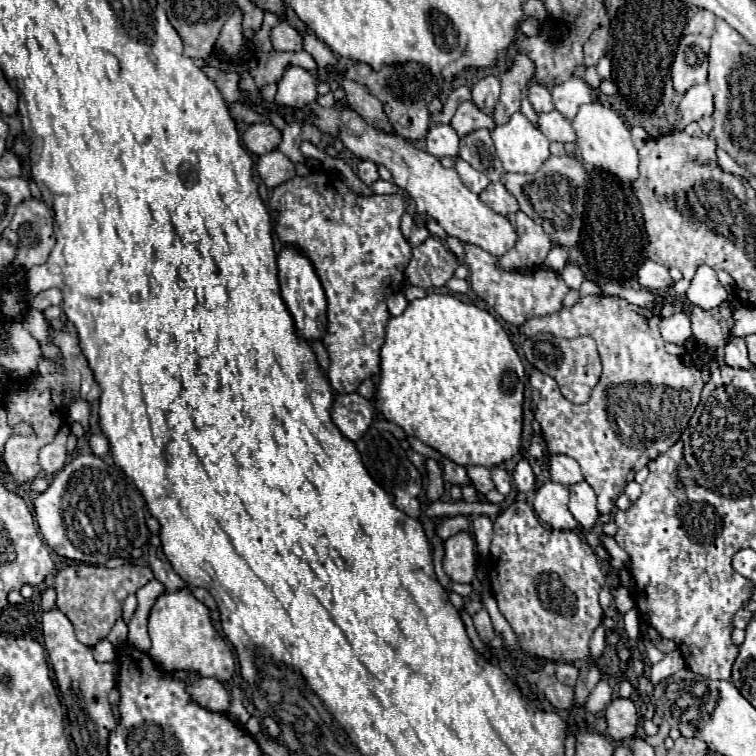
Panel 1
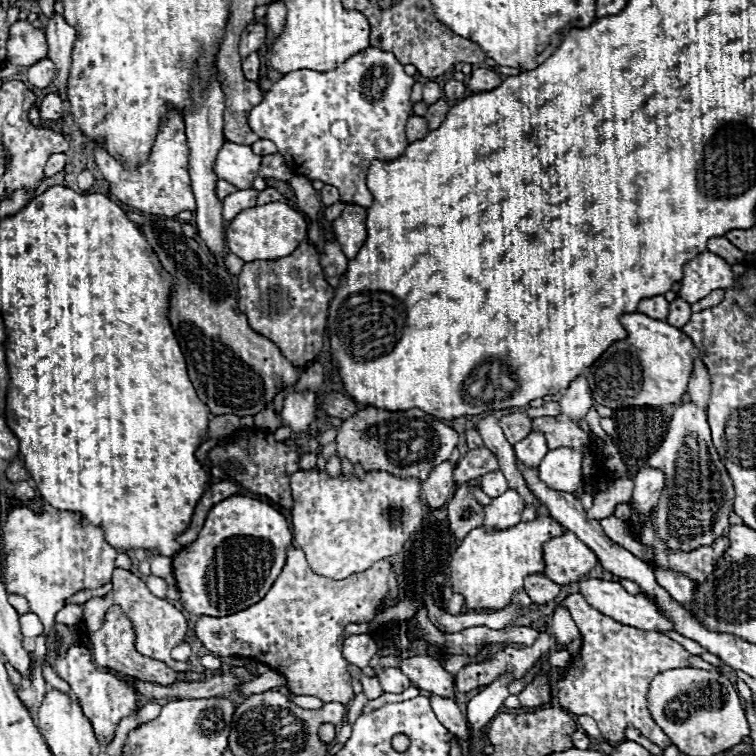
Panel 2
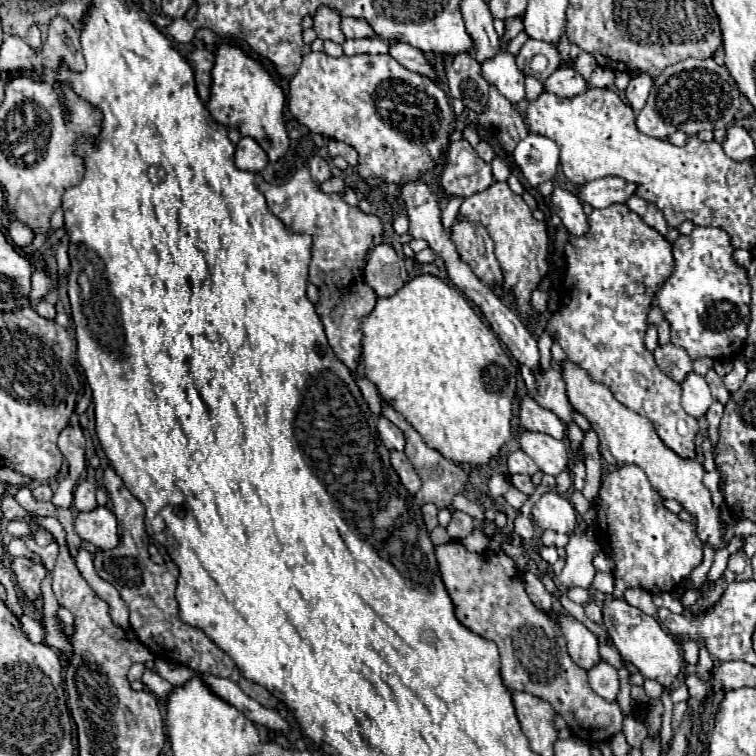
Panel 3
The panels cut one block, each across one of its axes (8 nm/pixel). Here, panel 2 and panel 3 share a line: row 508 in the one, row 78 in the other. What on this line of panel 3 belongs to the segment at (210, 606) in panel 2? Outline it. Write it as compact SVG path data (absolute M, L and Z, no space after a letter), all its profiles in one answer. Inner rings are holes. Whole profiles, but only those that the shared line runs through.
M220 42L216 46L212 88L206 108L218 124L238 130L240 136L254 138L264 148L270 162L282 158L290 146L290 138L284 124L284 112L282 112L284 104L286 104L286 96L282 86L274 80L274 76L266 70L266 66L260 60L252 58L232 42Z

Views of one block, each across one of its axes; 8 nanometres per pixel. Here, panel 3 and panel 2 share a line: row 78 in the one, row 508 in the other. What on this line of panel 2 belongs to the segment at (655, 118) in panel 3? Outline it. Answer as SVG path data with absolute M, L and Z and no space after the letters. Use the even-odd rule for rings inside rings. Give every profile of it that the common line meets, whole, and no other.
M684 402L682 406L676 408L676 412L672 414L668 432L664 442L660 444L660 448L646 460L646 464L642 464L642 468L656 468L664 472L666 484L662 490L662 496L656 504L654 510L654 524L656 524L656 534L658 538L662 538L662 542L670 548L670 550L680 550L680 552L690 552L696 550L698 546L712 546L714 540L722 538L724 532L728 530L730 522L728 516L734 510L734 484L726 472L726 468L722 466L712 438L710 438L710 428L706 422L706 412L700 410L696 404L692 402Z

